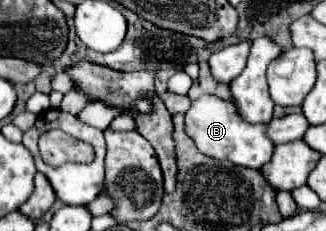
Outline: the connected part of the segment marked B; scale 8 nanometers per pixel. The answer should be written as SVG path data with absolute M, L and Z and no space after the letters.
M202 95L190 105L190 109L186 111L184 131L188 131L188 137L192 137L192 141L204 155L220 161L230 161L242 167L260 169L272 157L274 151L274 143L266 137L266 125L246 123L234 111L230 101L222 101L214 95Z

